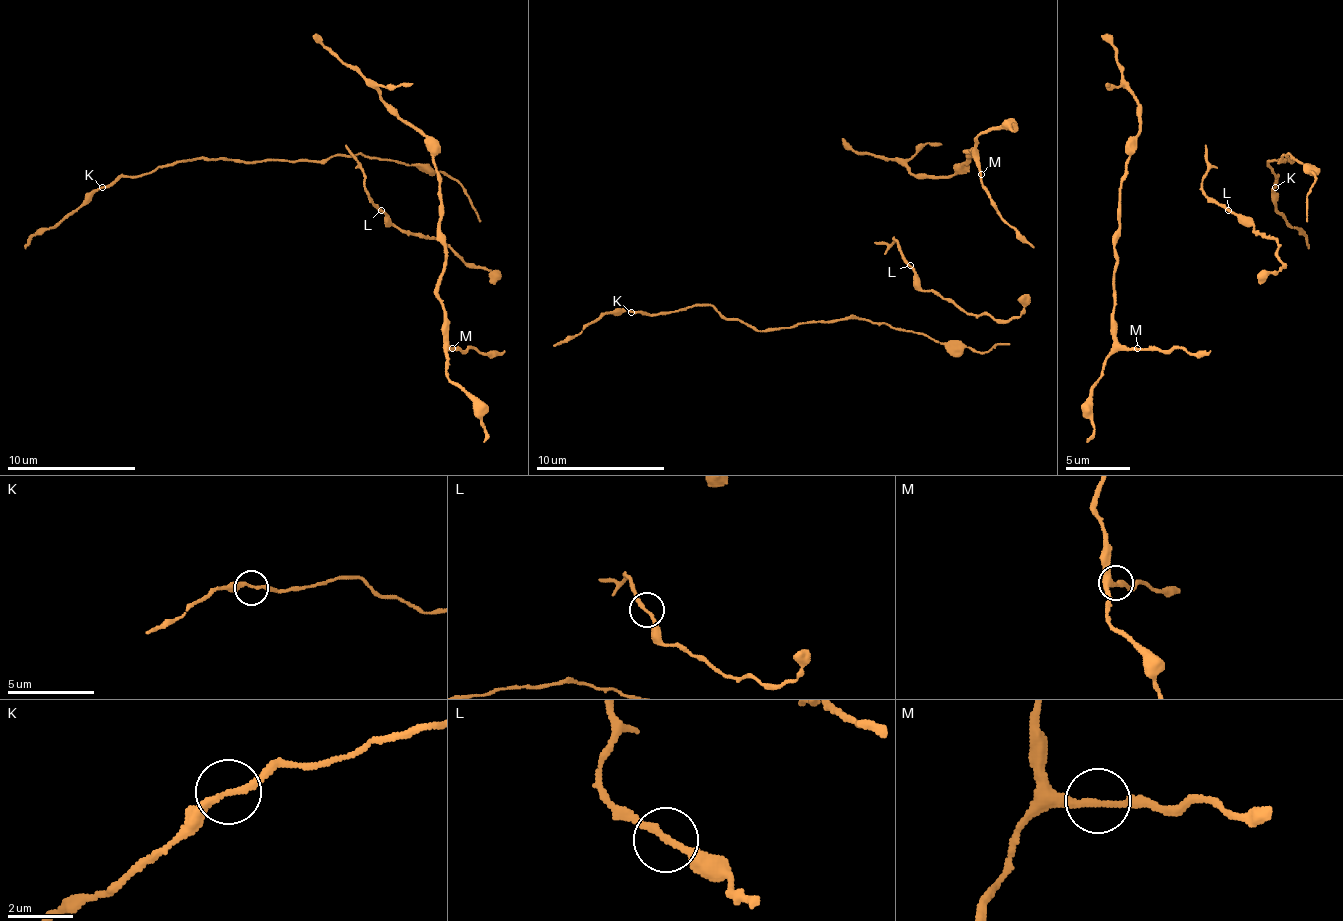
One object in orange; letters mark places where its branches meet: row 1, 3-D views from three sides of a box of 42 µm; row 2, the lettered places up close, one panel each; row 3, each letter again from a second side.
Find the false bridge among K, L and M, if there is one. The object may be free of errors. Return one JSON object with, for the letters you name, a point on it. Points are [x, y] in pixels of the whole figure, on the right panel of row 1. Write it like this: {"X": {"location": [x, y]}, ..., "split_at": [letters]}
{"split_at": []}

